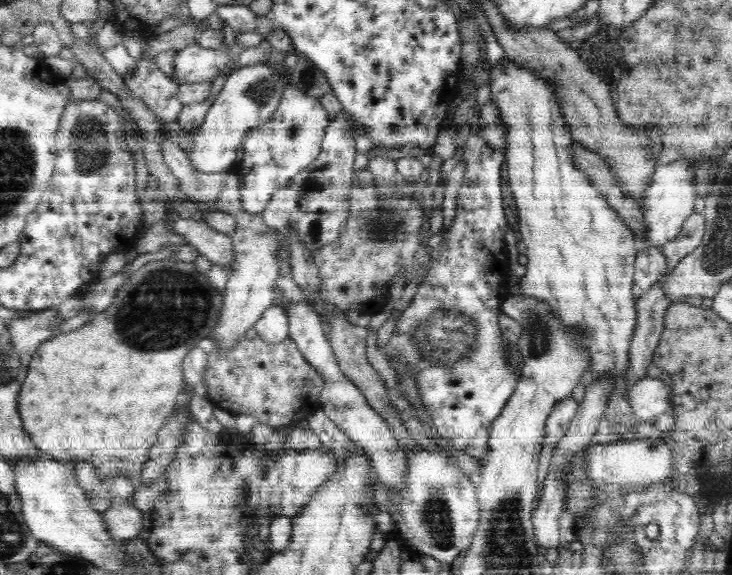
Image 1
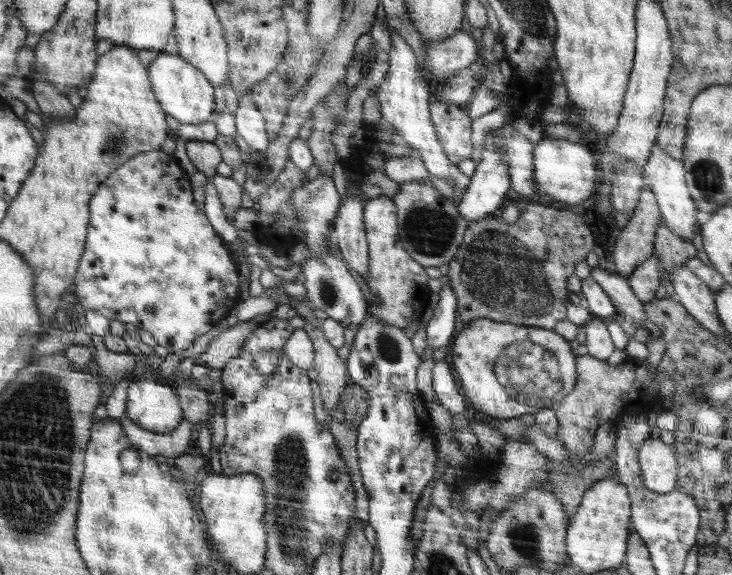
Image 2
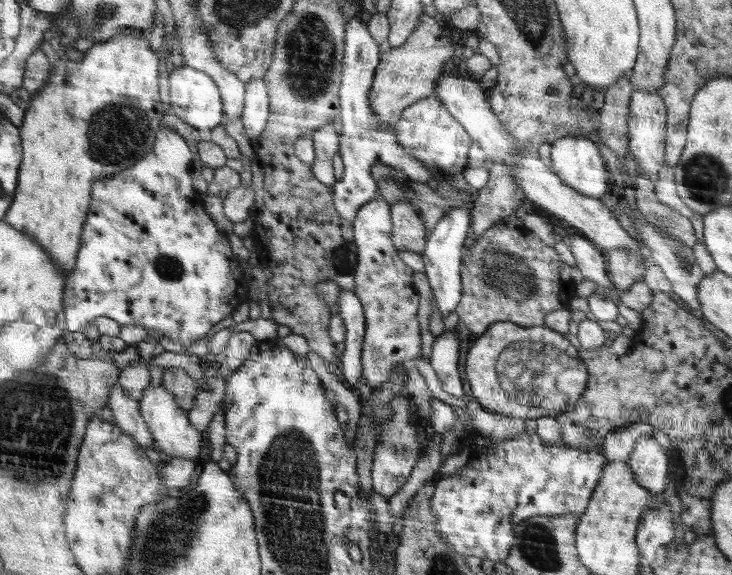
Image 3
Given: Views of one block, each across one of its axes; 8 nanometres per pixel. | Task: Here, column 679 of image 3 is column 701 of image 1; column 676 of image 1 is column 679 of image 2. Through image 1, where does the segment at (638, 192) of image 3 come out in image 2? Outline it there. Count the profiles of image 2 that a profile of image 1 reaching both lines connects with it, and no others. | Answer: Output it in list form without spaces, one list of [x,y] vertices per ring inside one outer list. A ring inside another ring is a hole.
[[[663,222],[655,234],[655,252],[662,261],[664,270],[671,275],[674,267],[684,265],[688,259],[697,256],[697,250],[688,240],[672,232]]]

